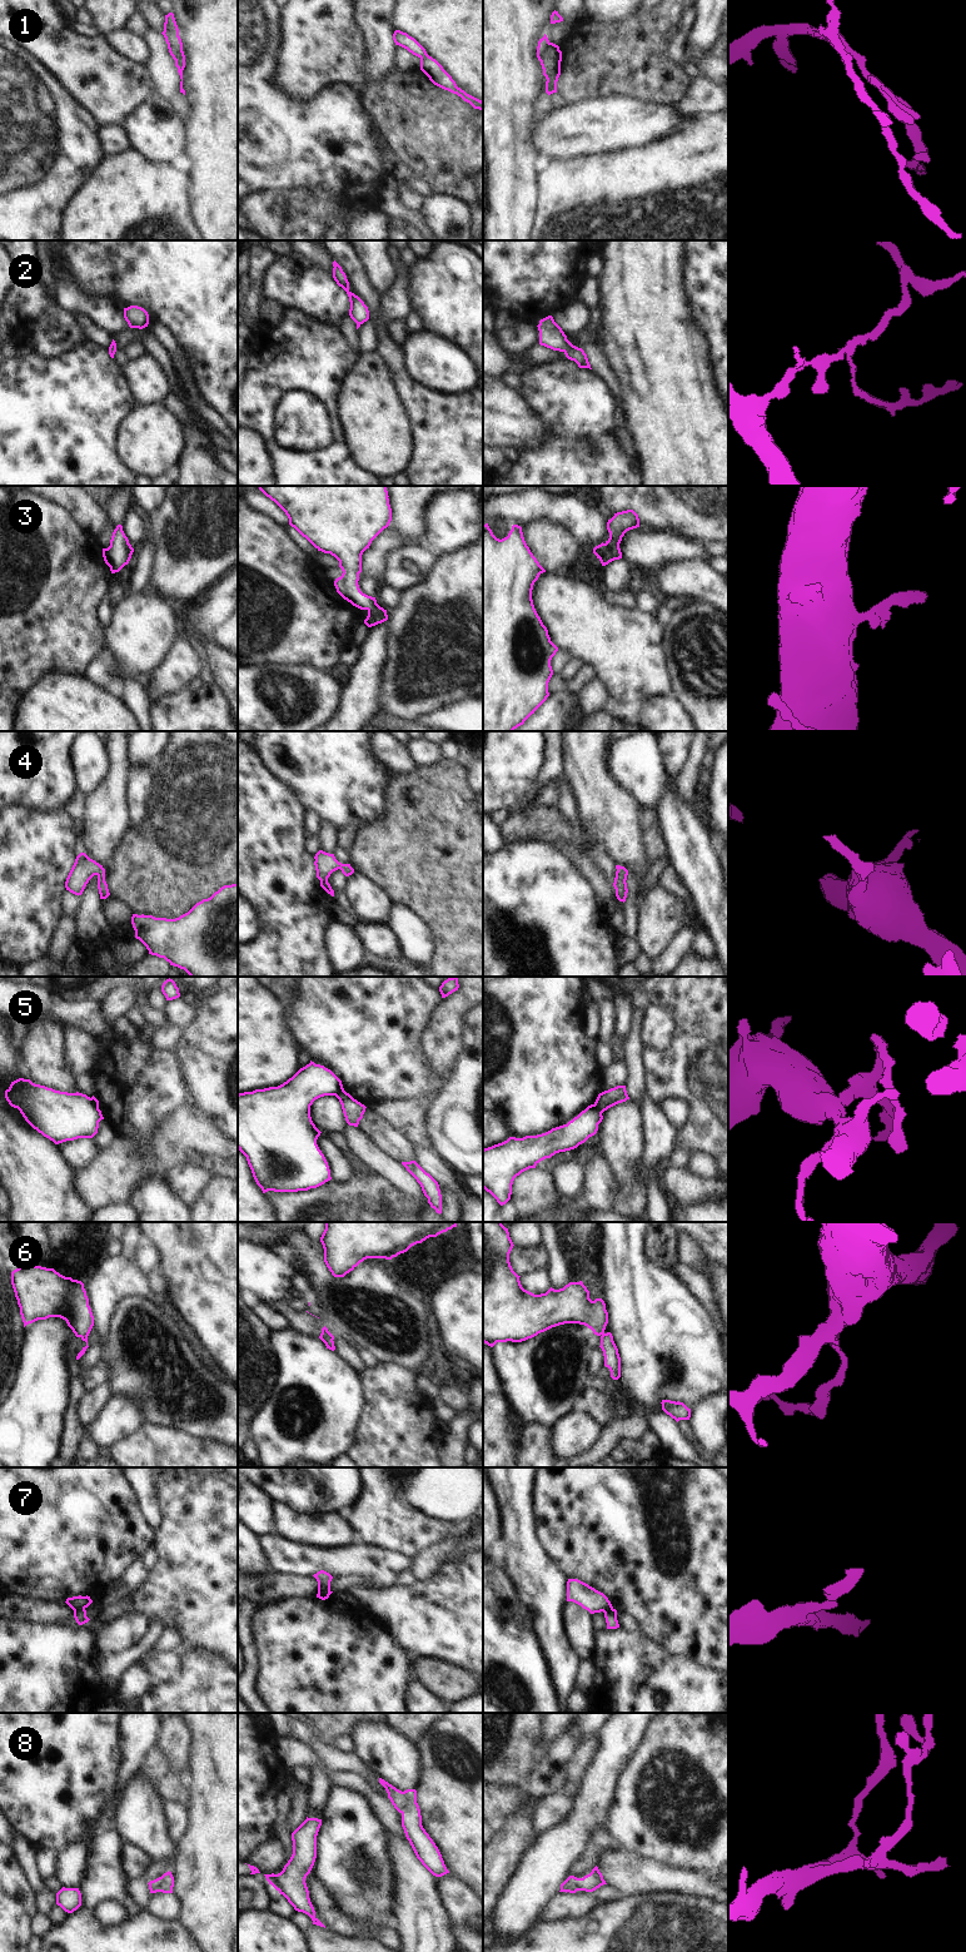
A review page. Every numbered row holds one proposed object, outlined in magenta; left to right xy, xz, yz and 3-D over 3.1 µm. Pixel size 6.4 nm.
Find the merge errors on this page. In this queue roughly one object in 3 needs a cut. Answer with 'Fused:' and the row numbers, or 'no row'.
Fused: 1, 5, 7

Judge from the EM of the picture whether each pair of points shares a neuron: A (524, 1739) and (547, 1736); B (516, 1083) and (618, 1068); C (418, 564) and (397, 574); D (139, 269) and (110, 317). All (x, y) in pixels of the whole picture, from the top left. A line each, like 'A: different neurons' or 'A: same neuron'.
A: different neurons
B: different neurons
C: same neuron
D: different neurons

